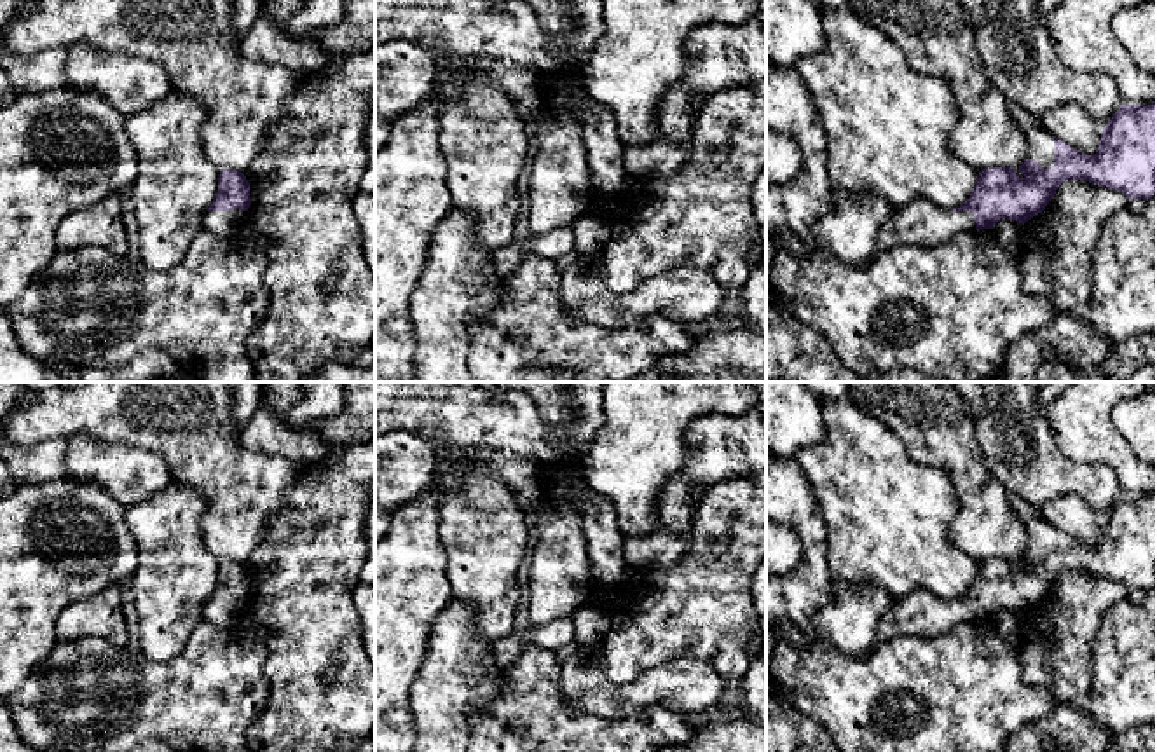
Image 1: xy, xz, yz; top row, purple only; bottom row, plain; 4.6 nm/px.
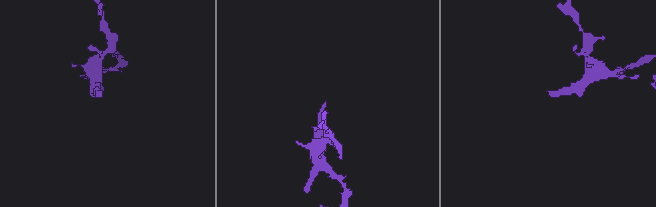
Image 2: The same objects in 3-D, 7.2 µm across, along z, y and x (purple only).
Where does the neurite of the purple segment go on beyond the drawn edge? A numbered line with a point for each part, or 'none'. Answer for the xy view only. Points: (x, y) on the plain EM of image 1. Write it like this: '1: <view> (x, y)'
1: xy (219, 613)

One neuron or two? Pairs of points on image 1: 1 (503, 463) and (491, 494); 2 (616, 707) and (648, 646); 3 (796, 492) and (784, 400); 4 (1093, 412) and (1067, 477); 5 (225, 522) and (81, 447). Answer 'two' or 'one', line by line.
1: two
2: two
3: two
4: two
5: two

